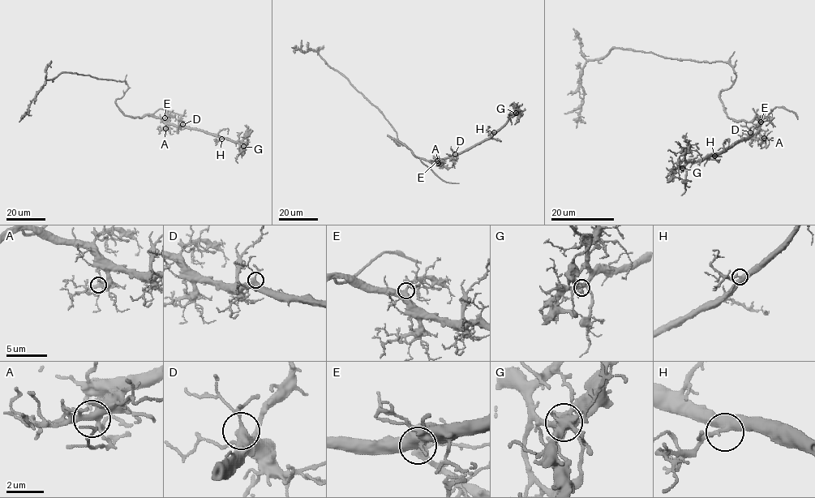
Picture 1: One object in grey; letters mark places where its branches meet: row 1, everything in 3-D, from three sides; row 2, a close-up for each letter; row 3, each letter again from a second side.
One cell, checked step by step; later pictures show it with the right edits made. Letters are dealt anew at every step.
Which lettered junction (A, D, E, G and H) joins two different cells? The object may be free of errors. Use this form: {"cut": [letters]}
{"cut": ["G"]}

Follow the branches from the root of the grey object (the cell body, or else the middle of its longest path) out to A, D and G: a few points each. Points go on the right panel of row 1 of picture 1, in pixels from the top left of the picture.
A: (727, 90), (720, 93), (726, 113), (736, 121), (752, 122), (757, 117), (760, 121), (759, 135), (764, 138)
D: (727, 90), (720, 98), (729, 118), (752, 122), (757, 117), (760, 121), (759, 130), (750, 132)
G: (727, 90), (720, 93), (726, 113), (736, 121), (757, 117), (759, 130), (682, 168)

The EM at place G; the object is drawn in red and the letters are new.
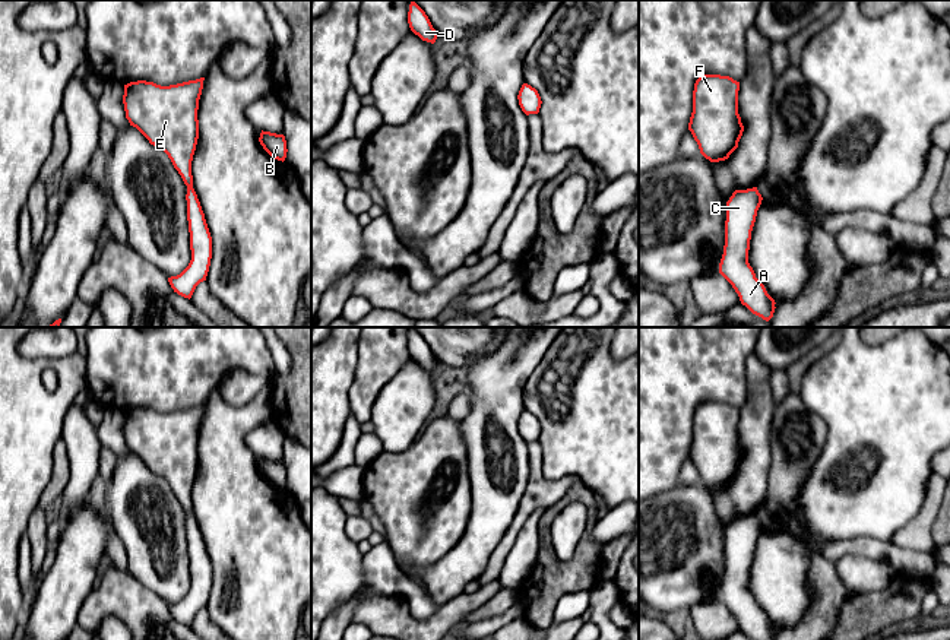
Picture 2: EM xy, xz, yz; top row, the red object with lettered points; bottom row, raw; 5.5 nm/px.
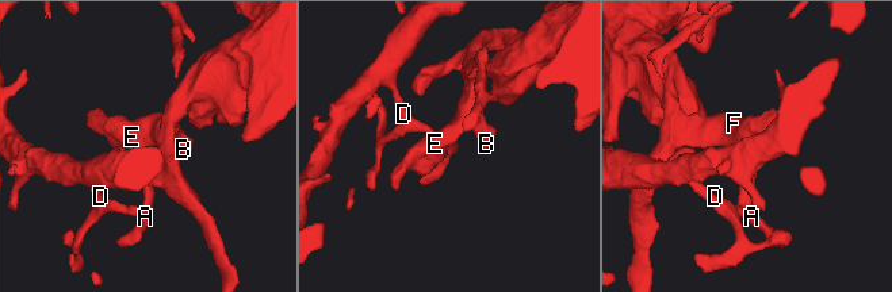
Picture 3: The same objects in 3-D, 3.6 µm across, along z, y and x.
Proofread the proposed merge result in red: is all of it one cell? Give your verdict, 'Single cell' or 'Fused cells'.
Fused cells

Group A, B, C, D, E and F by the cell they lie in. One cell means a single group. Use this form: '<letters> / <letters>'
A C D / B E F

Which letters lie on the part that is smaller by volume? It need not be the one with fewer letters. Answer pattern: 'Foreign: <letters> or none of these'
Foreign: B, E, F

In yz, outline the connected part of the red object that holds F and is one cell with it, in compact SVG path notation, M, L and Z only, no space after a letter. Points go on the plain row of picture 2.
M703 402L694 411L688 457L710 489L728 487L738 475L744 459L738 418L740 409L729 403Z

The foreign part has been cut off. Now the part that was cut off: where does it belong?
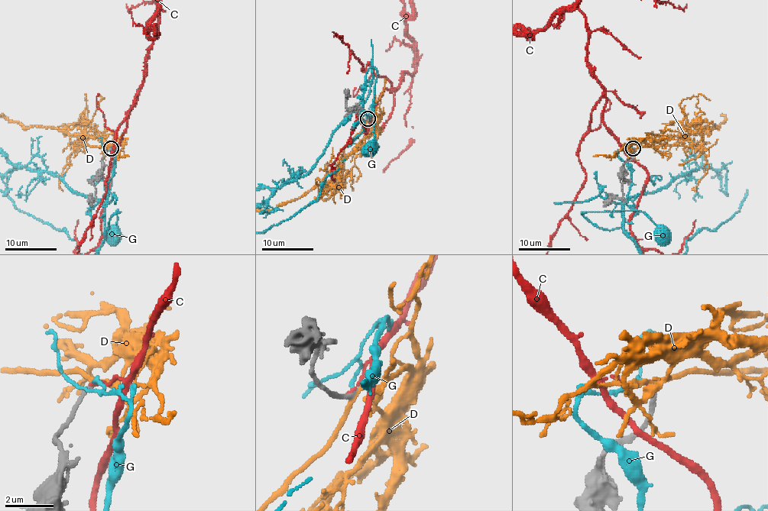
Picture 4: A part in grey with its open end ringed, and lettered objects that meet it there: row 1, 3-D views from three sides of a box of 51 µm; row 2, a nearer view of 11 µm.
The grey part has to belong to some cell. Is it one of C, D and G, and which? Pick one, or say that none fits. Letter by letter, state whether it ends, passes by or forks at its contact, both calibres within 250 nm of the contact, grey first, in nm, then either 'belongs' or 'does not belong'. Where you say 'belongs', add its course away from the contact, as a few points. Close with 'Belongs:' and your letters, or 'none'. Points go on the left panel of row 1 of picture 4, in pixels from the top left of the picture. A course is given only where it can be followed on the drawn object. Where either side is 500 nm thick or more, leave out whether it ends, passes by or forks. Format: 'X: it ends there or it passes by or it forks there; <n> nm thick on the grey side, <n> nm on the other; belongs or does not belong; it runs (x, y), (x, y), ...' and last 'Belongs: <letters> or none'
C: it ends there; 190 nm thick on the grey side, 90 nm on the other; does not belong
D: it forks there; 170 nm thick on the grey side, 140 nm on the other; does not belong
G: it ends there; 180 nm thick on the grey side, 140 nm on the other; does not belong
Belongs: none

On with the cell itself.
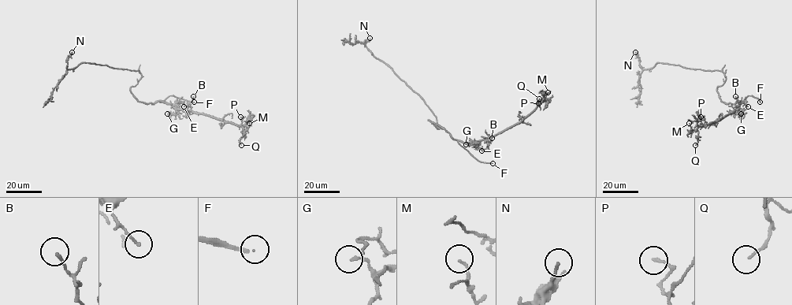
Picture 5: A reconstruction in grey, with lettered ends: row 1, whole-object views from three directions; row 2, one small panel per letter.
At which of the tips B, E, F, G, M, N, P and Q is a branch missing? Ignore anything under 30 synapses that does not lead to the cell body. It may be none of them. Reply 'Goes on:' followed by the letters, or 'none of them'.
Goes on: F

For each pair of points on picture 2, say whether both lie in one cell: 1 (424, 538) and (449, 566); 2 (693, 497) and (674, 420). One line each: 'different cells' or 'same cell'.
1: different cells
2: different cells

